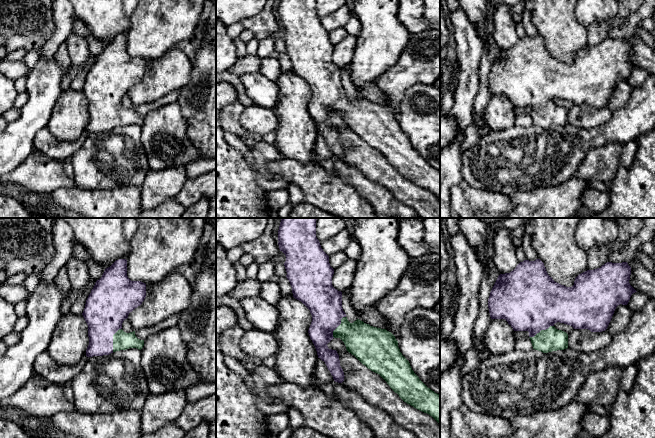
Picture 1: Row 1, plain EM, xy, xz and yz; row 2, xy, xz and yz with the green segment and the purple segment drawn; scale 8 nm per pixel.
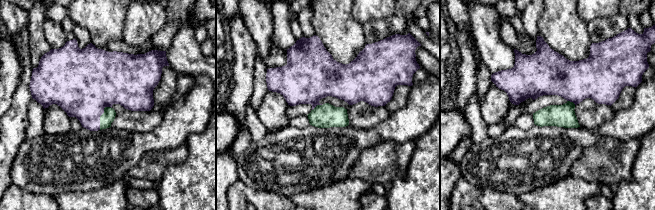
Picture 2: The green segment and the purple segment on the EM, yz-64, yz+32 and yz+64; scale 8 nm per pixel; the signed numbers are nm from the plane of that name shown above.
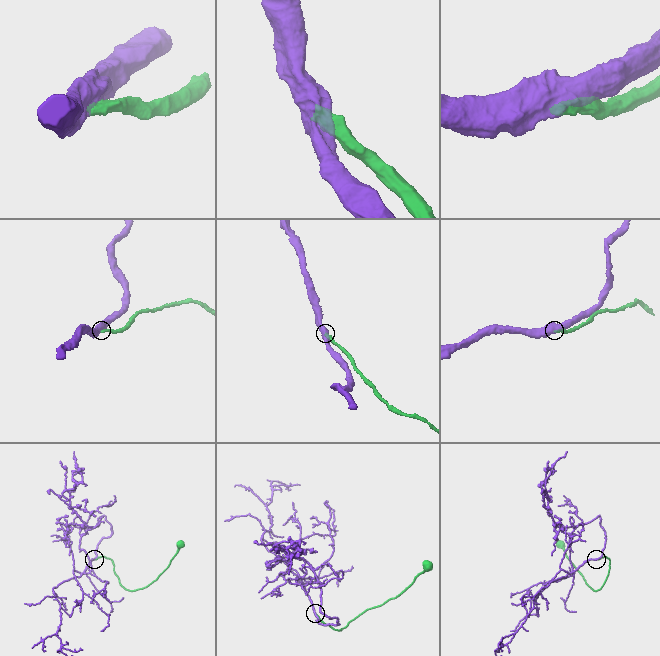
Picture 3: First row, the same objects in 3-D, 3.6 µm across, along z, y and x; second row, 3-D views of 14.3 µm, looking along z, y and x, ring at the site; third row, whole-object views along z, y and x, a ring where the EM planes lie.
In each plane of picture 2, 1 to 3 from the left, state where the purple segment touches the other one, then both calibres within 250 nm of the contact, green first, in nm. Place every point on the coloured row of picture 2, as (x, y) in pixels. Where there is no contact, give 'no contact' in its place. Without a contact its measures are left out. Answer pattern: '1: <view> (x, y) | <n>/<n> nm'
1: yz-64 (100, 116) | 100/440 nm
2: yz+32 (316, 106) | 190/400 nm
3: yz+64 (571, 102) | 180/320 nm

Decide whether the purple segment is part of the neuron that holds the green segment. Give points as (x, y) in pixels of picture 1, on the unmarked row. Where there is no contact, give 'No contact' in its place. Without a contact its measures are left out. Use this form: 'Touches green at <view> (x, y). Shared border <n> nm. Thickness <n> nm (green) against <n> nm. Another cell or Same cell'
Touches green at xy (113, 115). Shared border 200 nm. Thickness 140 nm (green) against 340 nm. Same cell

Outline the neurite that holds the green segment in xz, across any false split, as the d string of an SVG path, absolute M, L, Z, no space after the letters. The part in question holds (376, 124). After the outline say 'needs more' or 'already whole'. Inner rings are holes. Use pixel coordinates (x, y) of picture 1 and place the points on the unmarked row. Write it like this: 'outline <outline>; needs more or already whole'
outline M280 0L278 17L280 27L286 32L284 42L293 73L310 86L310 115L318 134L325 138L334 157L342 159L345 152L337 127L329 125L327 120L333 114L340 114L347 127L368 145L379 150L404 178L429 190L440 200L440 171L428 164L414 149L409 137L400 128L395 112L386 105L370 102L359 95L353 99L348 97L342 84L342 68L332 61L334 45L316 13L316 0Z; needs more

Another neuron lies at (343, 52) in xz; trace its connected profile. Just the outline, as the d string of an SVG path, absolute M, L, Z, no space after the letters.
M348 34L338 44L334 45L332 53L333 63L341 68L350 64L354 56L356 42L356 36Z

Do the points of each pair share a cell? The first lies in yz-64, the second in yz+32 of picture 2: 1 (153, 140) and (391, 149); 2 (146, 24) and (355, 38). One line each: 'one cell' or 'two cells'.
1: two cells
2: two cells

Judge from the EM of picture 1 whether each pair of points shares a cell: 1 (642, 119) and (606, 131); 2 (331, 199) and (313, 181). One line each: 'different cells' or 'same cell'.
1: same cell
2: same cell

